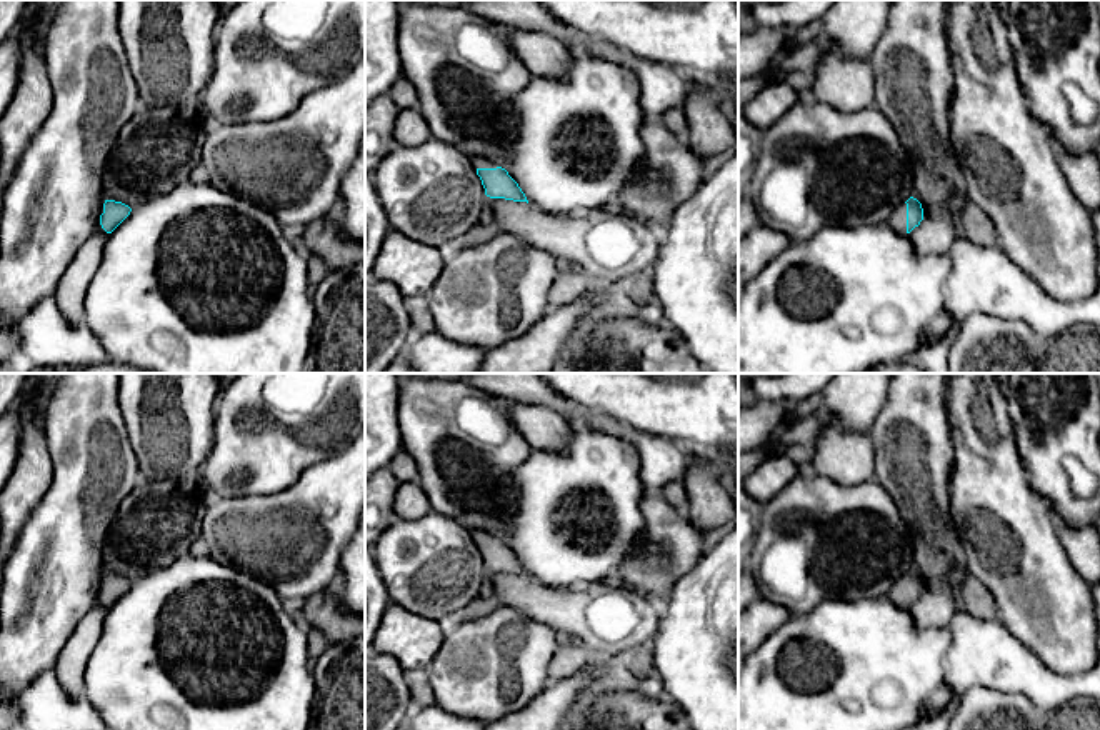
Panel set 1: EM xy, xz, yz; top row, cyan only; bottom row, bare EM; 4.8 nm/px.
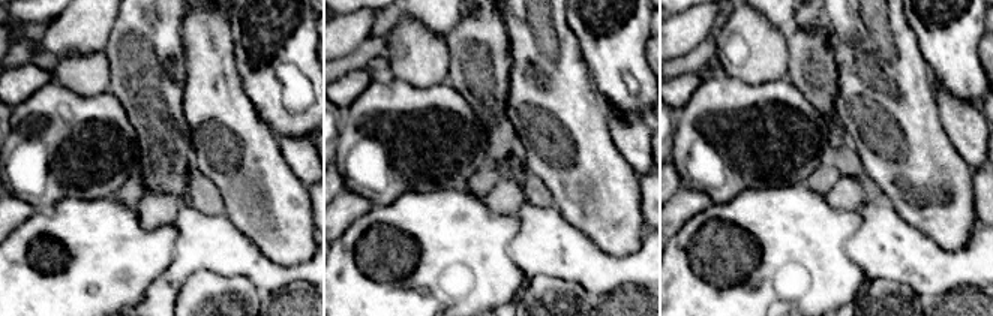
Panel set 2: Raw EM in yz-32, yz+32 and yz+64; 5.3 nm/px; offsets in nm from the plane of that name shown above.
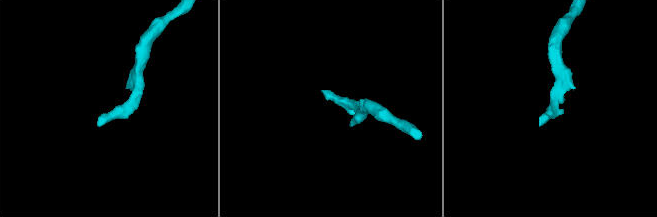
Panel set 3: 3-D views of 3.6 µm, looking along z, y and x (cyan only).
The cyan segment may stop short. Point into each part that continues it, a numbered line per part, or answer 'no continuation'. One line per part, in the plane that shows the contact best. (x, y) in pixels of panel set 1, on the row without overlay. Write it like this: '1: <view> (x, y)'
1: yz (899, 590)

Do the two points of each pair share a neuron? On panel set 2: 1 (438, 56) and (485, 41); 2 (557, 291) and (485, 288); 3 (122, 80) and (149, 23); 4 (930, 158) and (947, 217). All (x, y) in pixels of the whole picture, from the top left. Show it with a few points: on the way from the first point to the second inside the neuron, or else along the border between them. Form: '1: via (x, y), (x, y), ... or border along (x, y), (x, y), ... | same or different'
1: border along (444, 36), (449, 45), (447, 80) | different
2: border along (527, 280), (515, 300) | different
3: via (135, 66), (146, 56), (147, 36) | same
4: via (930, 172), (930, 186), (938, 202) | same

